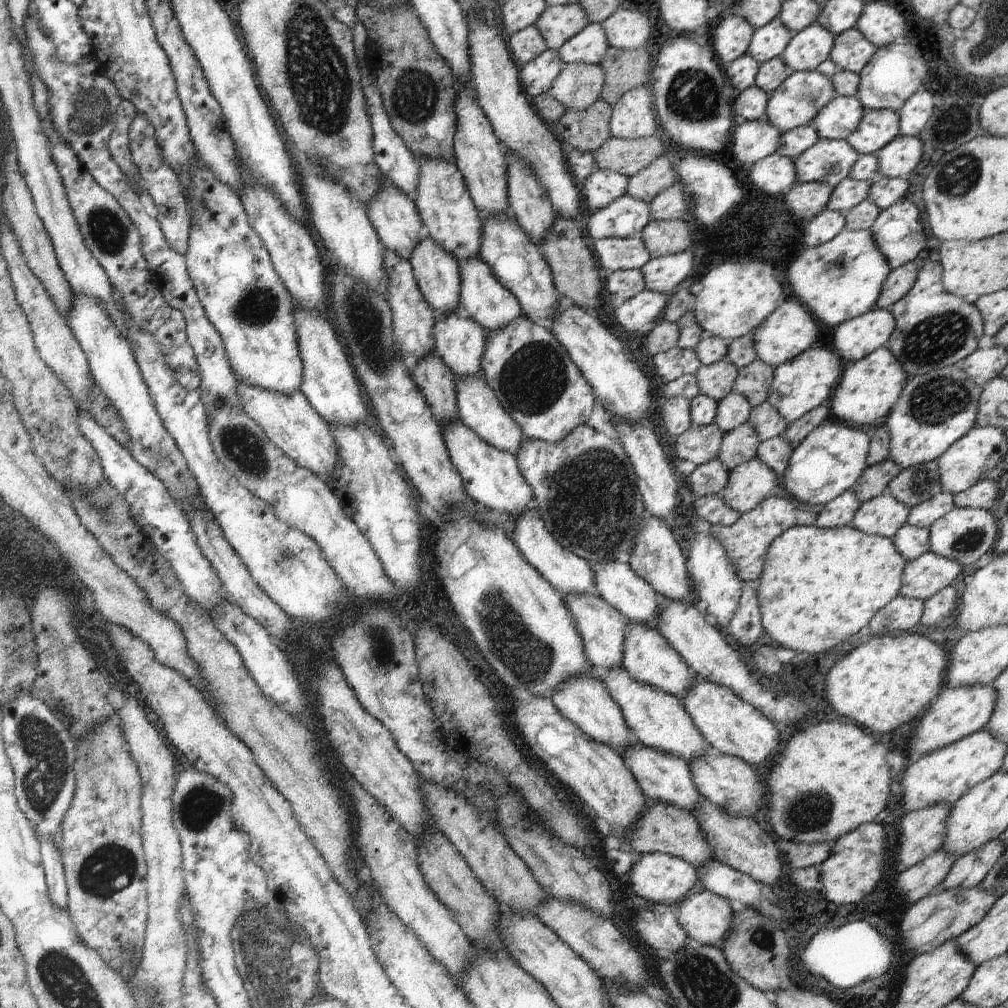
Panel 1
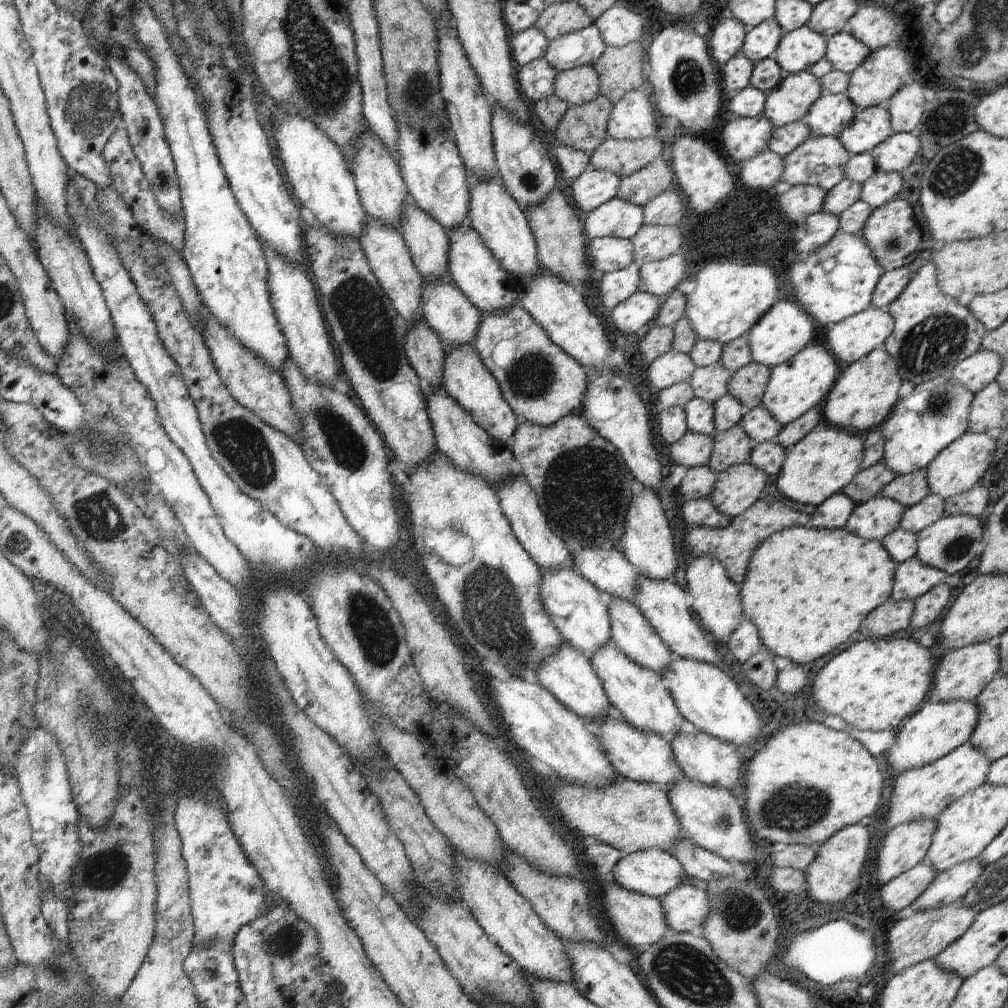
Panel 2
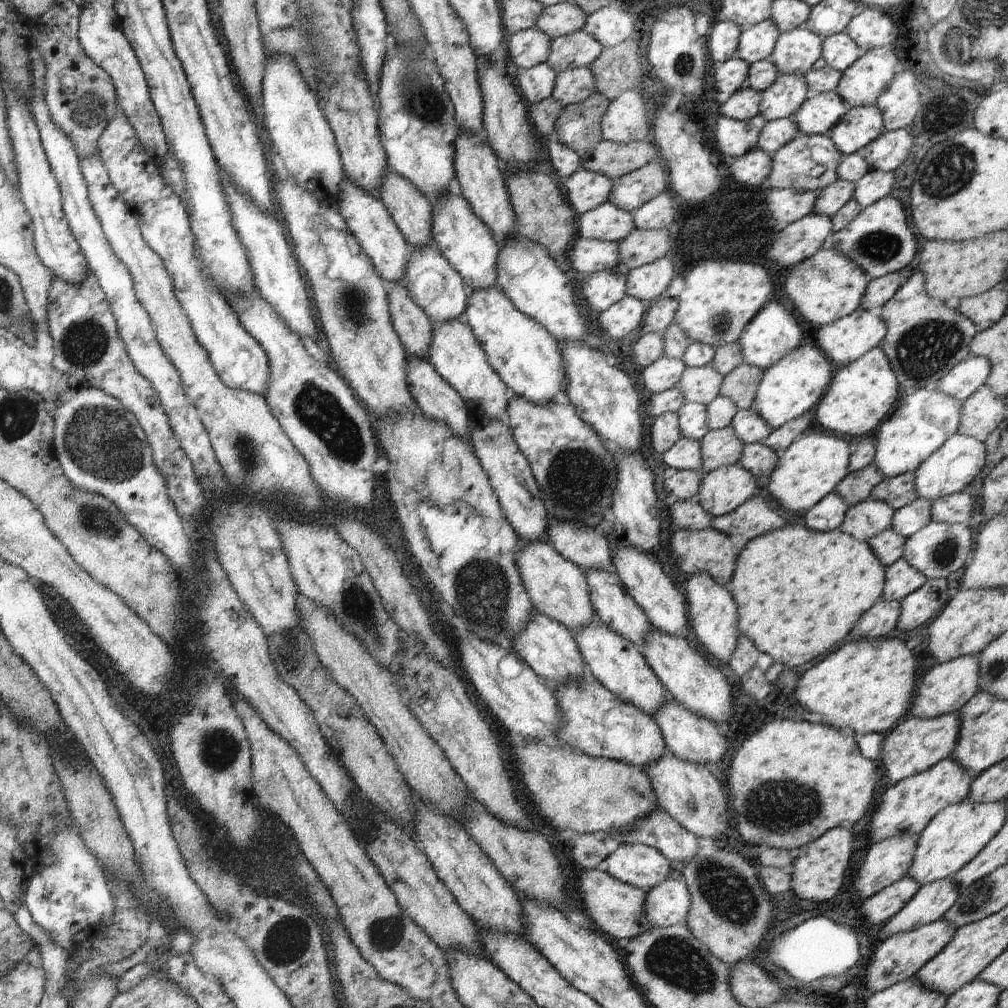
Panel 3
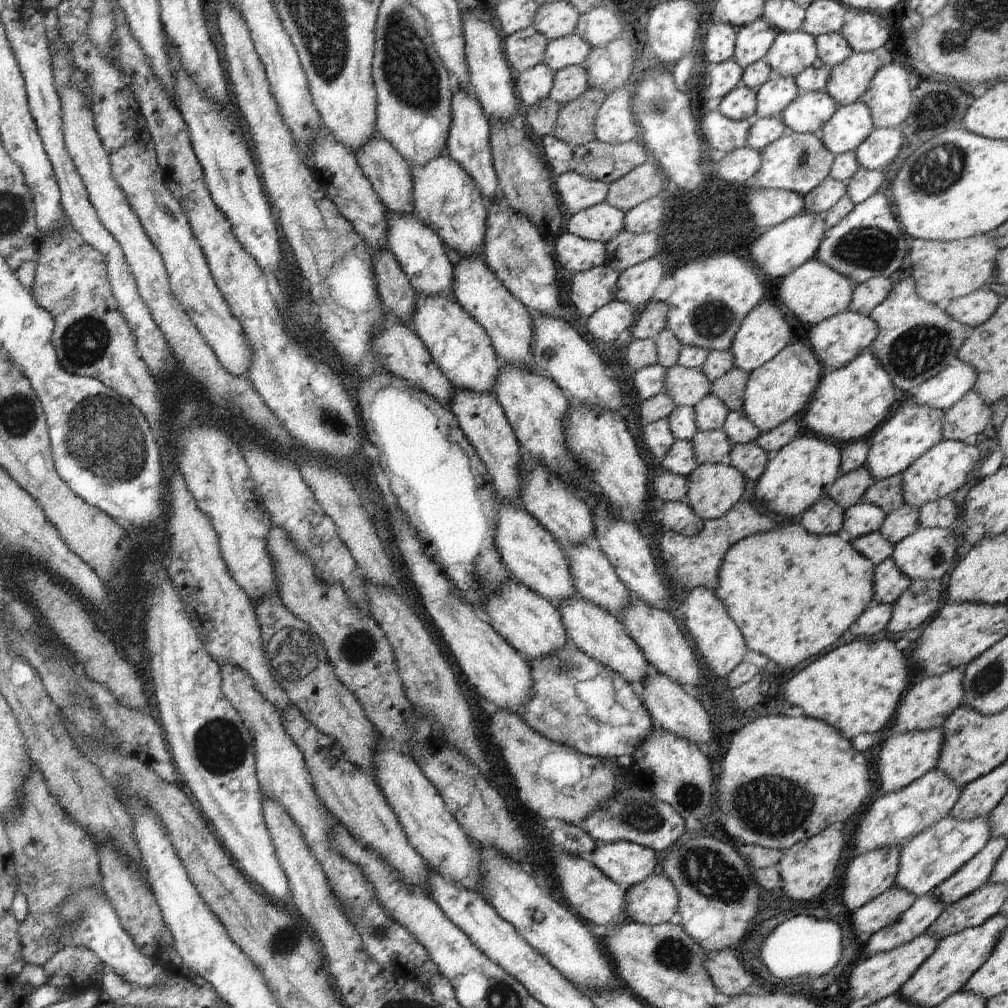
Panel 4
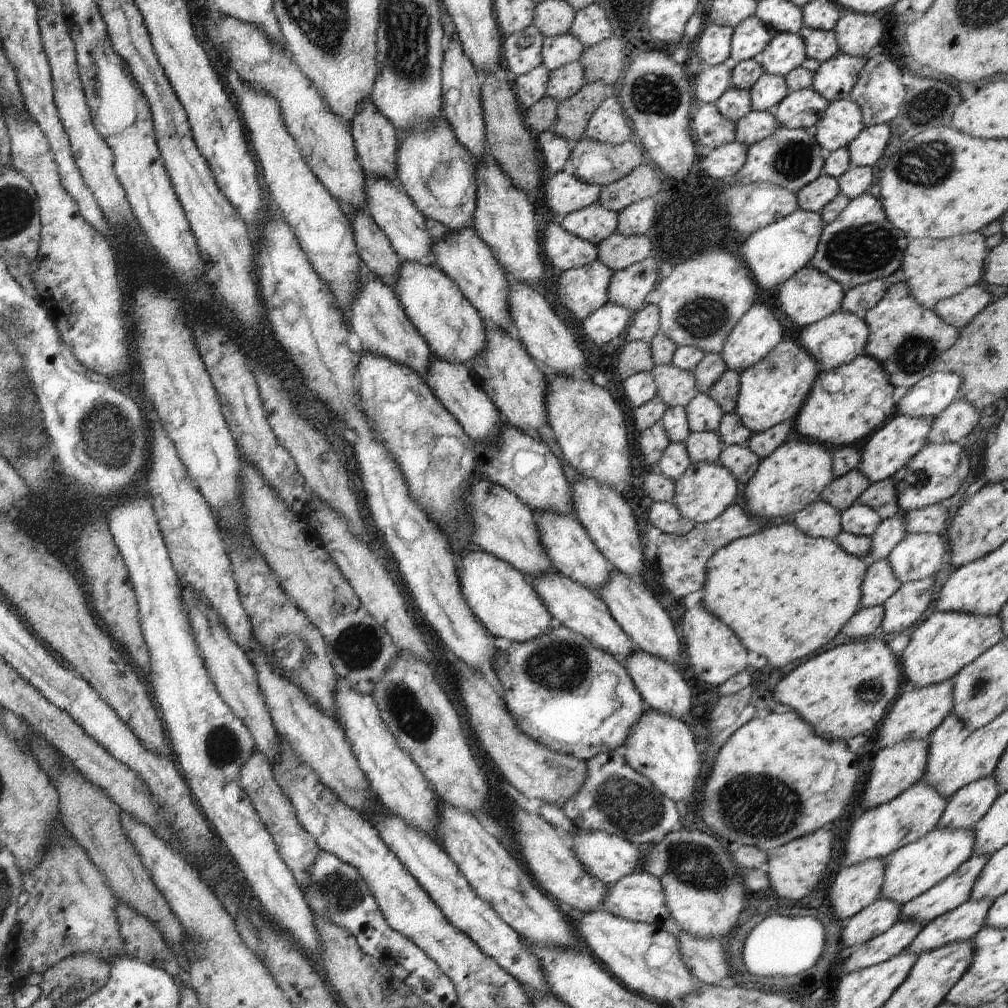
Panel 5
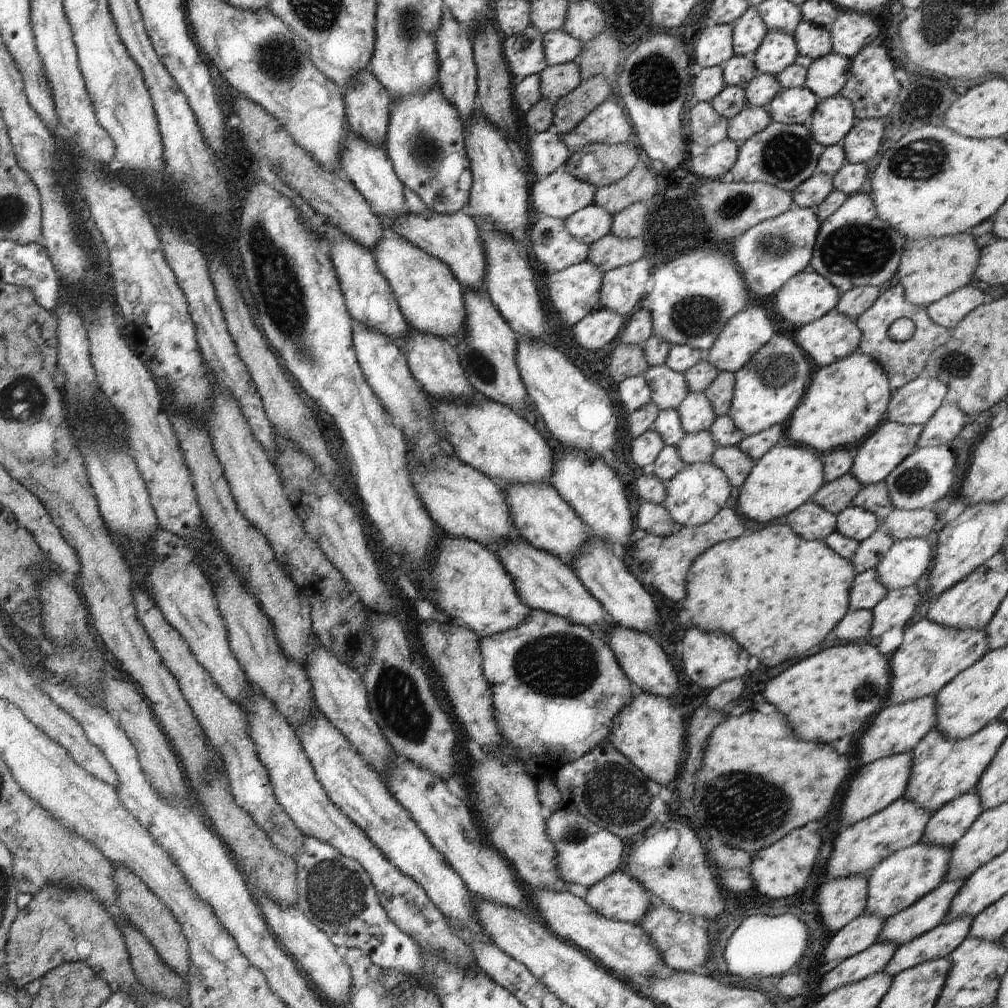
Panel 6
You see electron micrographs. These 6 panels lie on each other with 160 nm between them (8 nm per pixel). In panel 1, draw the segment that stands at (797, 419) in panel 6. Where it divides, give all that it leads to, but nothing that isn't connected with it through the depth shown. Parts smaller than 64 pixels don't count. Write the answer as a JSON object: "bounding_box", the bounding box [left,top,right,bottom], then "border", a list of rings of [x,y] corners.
{"bounding_box":[827,346,908,428],"border":[[[886,346],[877,349],[842,372],[841,381],[827,403],[831,419],[860,428],[878,424],[892,411],[908,378],[902,362],[898,362],[898,358]]]}

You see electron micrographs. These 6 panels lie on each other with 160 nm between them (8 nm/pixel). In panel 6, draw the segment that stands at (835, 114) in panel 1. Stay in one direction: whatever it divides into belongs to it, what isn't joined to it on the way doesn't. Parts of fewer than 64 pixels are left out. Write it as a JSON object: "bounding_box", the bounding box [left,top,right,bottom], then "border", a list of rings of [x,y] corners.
{"bounding_box":[763,87,821,128],"border":[[[806,87],[782,89],[763,109],[772,120],[785,125],[804,125],[811,128],[812,113],[821,98]]]}

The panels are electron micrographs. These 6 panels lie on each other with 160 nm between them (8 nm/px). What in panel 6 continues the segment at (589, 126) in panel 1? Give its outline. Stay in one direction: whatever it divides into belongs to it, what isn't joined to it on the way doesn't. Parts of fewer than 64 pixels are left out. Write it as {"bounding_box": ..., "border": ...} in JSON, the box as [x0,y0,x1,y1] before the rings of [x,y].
{"bounding_box":[553,75,615,134],"border":[[[596,75],[583,81],[566,96],[555,101],[553,124],[560,134],[569,133],[598,105],[615,93],[605,76]]]}

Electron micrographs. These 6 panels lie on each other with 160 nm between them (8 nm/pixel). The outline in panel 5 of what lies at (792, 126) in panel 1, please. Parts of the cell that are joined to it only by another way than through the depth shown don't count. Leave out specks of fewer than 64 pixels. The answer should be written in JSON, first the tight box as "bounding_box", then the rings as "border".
{"bounding_box":[748,73,789,111],"border":[[[764,73],[756,84],[748,90],[755,111],[768,111],[774,108],[789,92],[785,77]]]}

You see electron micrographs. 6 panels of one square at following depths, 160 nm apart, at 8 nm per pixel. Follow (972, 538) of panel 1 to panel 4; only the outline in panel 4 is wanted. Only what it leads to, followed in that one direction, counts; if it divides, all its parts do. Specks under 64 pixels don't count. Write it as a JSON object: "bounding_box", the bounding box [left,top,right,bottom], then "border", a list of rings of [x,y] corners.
{"bounding_box":[892,527,963,581],"border":[[[920,527],[914,534],[910,534],[900,543],[894,545],[892,559],[902,574],[906,574],[912,581],[916,579],[942,579],[946,573],[953,571],[962,556],[963,549],[958,546],[958,538],[950,528]]]}

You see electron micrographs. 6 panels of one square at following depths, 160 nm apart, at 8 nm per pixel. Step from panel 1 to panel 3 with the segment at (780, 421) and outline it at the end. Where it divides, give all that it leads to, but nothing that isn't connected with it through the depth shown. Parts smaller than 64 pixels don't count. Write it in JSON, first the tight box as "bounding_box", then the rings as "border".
{"bounding_box":[731,409,774,444],"border":[[[738,409],[731,427],[744,444],[759,443],[774,430],[754,409]]]}

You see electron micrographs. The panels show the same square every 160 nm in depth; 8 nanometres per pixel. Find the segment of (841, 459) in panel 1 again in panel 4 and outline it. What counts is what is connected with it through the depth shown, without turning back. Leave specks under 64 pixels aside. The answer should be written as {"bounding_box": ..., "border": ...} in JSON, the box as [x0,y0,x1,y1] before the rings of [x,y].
{"bounding_box":[756,435,841,518],"border":[[[797,435],[790,444],[770,456],[765,472],[756,484],[756,498],[763,507],[775,515],[782,514],[794,518],[804,513],[825,498],[839,478],[841,453],[834,444],[822,437]]]}

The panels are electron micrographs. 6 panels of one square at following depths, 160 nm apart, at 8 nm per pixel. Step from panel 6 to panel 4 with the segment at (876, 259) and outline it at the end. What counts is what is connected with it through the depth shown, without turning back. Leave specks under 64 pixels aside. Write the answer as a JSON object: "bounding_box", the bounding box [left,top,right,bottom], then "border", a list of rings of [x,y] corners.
{"bounding_box":[815,195,908,285],"border":[[[885,195],[869,196],[855,204],[837,225],[826,229],[815,258],[850,278],[855,285],[874,277],[890,278],[902,266],[902,259],[908,251],[908,236],[902,232],[896,215]]]}

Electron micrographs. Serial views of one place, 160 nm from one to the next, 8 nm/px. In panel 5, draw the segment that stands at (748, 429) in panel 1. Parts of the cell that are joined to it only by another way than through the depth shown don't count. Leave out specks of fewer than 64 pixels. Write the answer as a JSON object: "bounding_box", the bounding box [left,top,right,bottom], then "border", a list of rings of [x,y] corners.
{"bounding_box":[683,431,724,463],"border":[[[717,431],[691,432],[683,443],[692,463],[717,463],[724,447]]]}

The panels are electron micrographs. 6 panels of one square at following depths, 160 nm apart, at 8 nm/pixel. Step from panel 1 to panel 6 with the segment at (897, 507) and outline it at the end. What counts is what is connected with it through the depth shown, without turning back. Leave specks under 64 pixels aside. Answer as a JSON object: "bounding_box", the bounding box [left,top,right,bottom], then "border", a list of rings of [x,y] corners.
{"bounding_box":[836,506,879,543],"border":[[[850,506],[837,514],[836,531],[859,543],[872,536],[879,526],[877,516],[860,507]]]}

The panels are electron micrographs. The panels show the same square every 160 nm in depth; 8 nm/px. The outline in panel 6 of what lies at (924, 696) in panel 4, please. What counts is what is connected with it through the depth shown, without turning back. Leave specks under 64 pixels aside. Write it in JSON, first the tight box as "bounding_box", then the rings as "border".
{"bounding_box":[857,696,937,765],"border":[[[927,696],[895,705],[888,705],[877,711],[874,720],[868,722],[866,730],[857,742],[860,748],[860,762],[867,765],[878,759],[910,752],[930,731],[934,730],[937,714],[935,697]]]}

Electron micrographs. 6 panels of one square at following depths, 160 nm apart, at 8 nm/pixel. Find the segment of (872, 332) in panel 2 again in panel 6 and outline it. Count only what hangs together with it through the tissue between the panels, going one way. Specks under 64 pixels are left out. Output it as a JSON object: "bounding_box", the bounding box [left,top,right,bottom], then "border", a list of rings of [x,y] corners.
{"bounding_box":[795,308,861,368],"border":[[[834,308],[828,314],[801,326],[796,332],[795,342],[819,368],[850,356],[858,350],[861,338],[856,320]]]}

